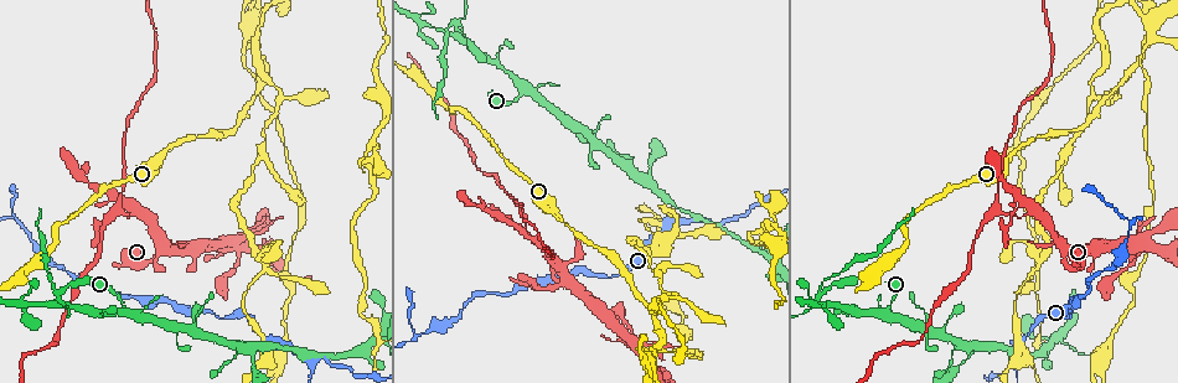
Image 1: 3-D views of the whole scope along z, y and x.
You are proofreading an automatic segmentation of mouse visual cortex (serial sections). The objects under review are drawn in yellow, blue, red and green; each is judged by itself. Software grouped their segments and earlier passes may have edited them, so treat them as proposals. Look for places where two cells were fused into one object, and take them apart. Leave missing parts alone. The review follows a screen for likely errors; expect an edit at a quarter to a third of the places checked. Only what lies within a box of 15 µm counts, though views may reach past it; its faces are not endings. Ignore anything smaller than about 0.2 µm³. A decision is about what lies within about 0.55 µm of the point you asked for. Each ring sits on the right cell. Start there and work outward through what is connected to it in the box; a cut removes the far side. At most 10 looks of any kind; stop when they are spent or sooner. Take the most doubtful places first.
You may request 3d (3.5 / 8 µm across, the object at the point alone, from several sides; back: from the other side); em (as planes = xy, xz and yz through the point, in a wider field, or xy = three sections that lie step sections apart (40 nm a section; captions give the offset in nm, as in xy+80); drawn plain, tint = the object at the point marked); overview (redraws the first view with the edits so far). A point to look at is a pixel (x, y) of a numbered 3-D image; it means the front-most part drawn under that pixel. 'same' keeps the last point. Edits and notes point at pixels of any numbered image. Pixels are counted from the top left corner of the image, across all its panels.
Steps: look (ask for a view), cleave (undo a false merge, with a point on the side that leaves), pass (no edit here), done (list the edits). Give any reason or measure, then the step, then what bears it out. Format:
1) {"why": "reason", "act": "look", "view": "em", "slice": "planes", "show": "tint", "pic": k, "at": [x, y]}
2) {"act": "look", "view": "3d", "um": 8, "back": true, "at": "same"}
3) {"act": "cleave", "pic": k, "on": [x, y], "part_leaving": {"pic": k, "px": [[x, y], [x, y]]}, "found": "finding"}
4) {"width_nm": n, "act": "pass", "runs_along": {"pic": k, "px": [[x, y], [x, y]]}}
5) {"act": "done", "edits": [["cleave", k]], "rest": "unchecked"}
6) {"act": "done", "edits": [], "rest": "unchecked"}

{"why": "three-way junction", "act": "look", "view": "3d", "um": 3.5, "pic": 1, "at": [836, 307]}

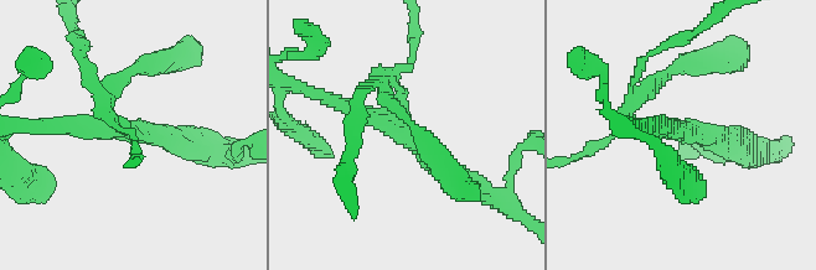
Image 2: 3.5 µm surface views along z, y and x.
{"arms": 3, "arm_widths_nm": [150, 200, 250], "why": "need the tissue", "act": "look", "view": "em", "slice": "xy", "step": 2, "show": "tint", "pic": 2, "at": [404, 136]}

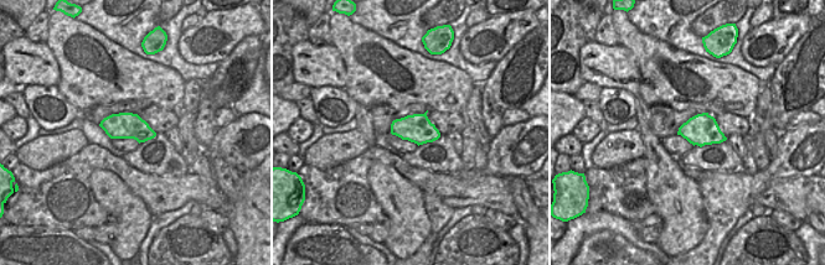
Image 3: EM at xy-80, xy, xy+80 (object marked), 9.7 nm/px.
{"act": "cleave", "pic": 2, "on": [99, 93], "found": "two cells meet here"}

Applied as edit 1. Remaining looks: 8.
{"why": "side arm on a straight run", "act": "look", "view": "3d", "um": 3.5, "pic": 1, "at": [1135, 244]}

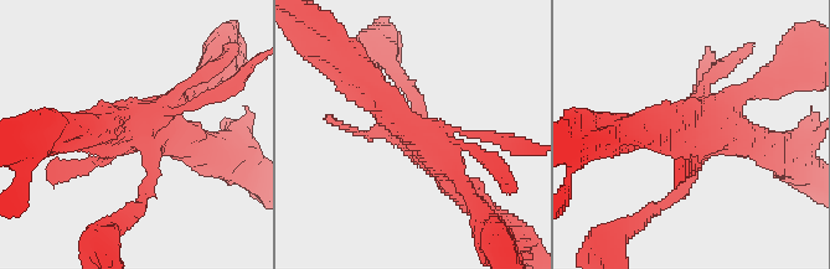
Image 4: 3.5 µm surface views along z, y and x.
{"why": "need the tissue", "act": "look", "view": "em", "slice": "xy", "step": 5, "show": "tint", "pic": 4, "at": [419, 137]}

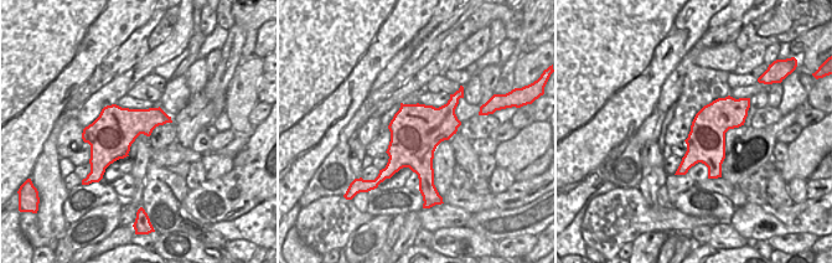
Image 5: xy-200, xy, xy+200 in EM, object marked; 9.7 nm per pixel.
{"width_nm": 500, "act": "pass", "runs_along": {"pic": 4, "px": [[366, 81], [464, 195]]}, "found": "continuous, no second cell"}

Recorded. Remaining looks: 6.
{"why": "abrupt turn", "act": "look", "view": "3d", "um": 8, "back": true, "pic": 1, "at": [417, 336]}

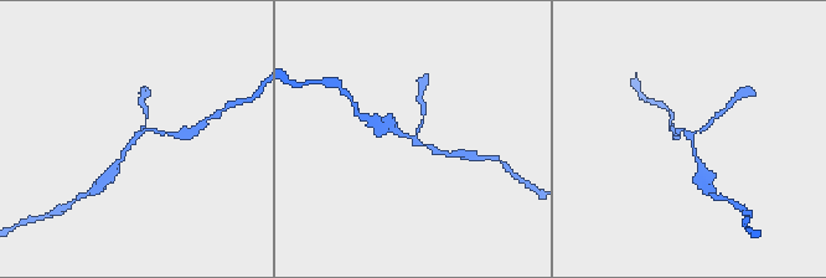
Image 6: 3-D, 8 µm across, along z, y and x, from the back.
{"act": "look", "view": "3d", "um": 3.5, "pic": 6, "at": [692, 139]}

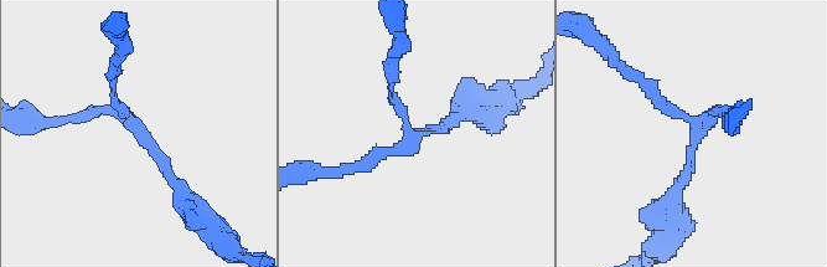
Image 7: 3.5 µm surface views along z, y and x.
{"why": "now the EM", "act": "look", "view": "em", "slice": "xy", "step": 5, "show": "tint", "pic": 7, "at": [133, 126]}

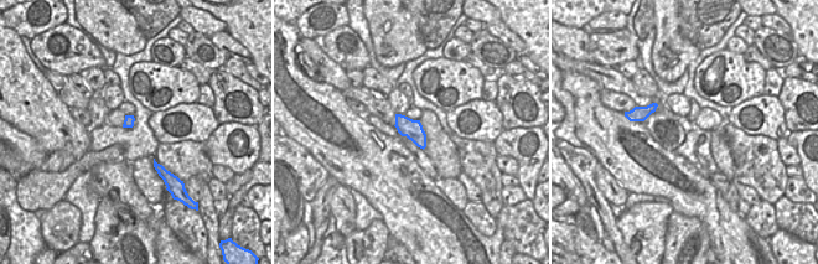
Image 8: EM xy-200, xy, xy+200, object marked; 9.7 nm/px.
{"act": "pass", "runs_along": {"pic": 7, "px": [[181, 191], [113, 101], [113, 77]]}, "found": "one cell here"}

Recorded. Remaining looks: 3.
{"why": "small branch off a trunk", "act": "look", "view": "3d", "um": 3.5, "pic": 1, "at": [249, 29]}

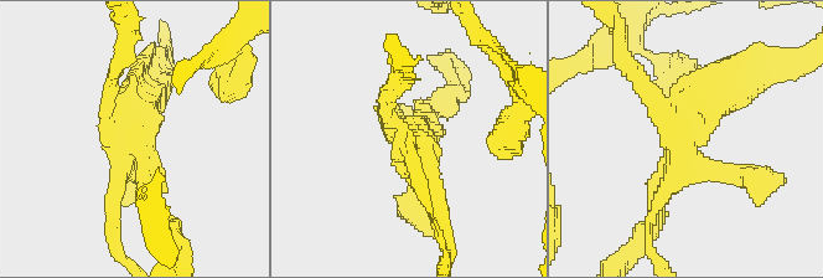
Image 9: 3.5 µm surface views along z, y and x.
{"why": "need the tissue", "act": "look", "view": "em", "slice": "xy", "step": 1, "show": "tint", "pic": 9, "at": [128, 146]}

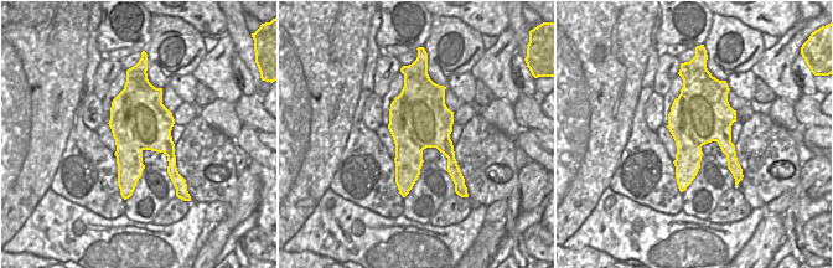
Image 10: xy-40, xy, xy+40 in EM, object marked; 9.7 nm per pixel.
{"width_nm": 600, "act": "cleave", "pic": 9, "on": [630, 76], "part_leaving": {"pic": 9, "px": [[123, 149], [112, 228], [123, 260]]}, "found": "two cells meet here"}

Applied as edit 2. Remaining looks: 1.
{"act": "done", "edits": [["cleave", 2], ["cleave", 9]], "rest": "unchecked"}

